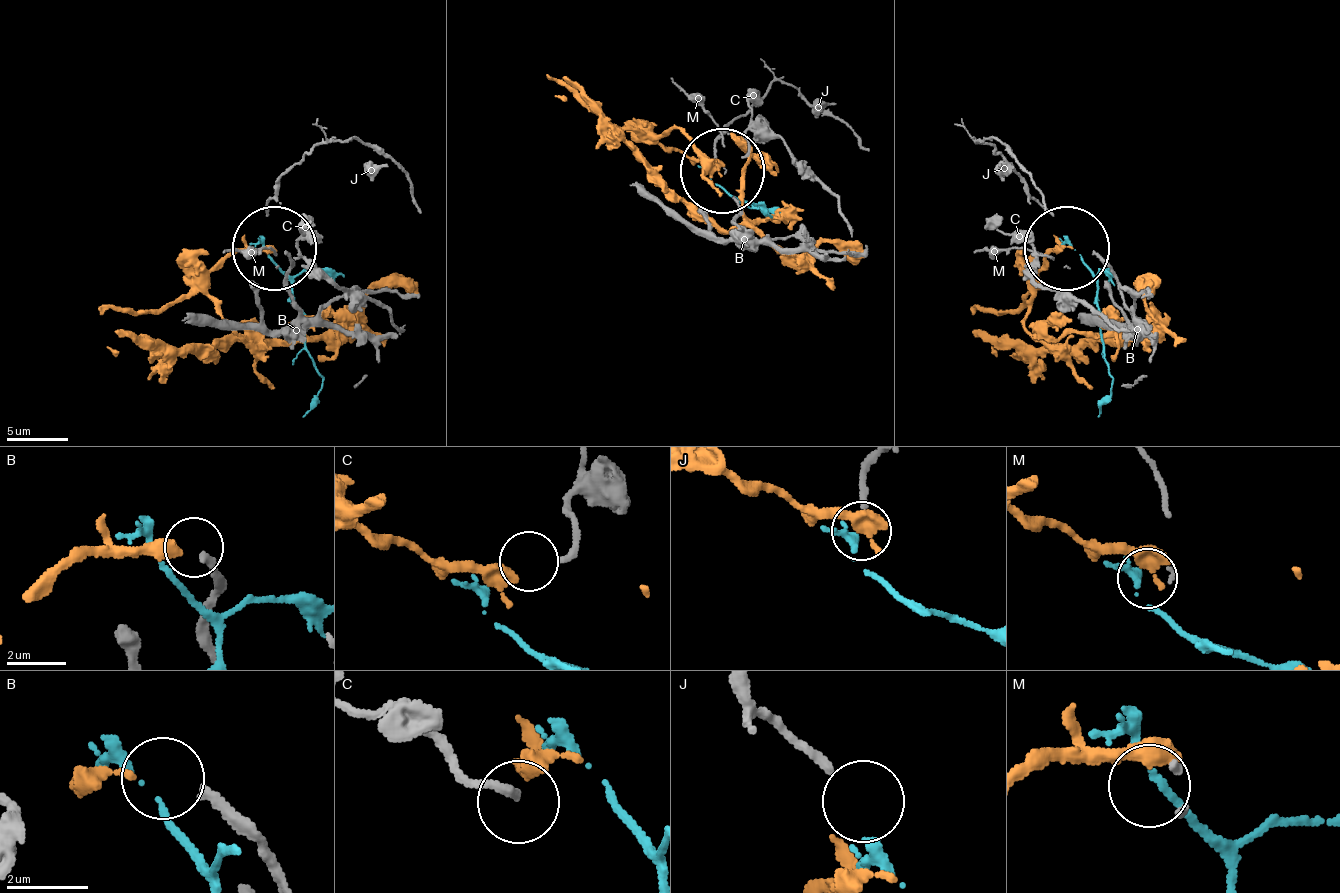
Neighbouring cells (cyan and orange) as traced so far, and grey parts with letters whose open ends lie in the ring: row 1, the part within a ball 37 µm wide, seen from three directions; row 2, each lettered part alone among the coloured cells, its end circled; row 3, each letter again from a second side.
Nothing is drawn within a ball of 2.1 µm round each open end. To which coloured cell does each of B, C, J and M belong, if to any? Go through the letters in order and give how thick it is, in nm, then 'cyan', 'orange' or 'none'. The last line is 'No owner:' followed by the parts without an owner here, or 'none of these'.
B: 260 nm thick; none
C: 240 nm thick; none
J: 220 nm thick; cyan
M: 90 nm thick; none
No owner: B, C, M

